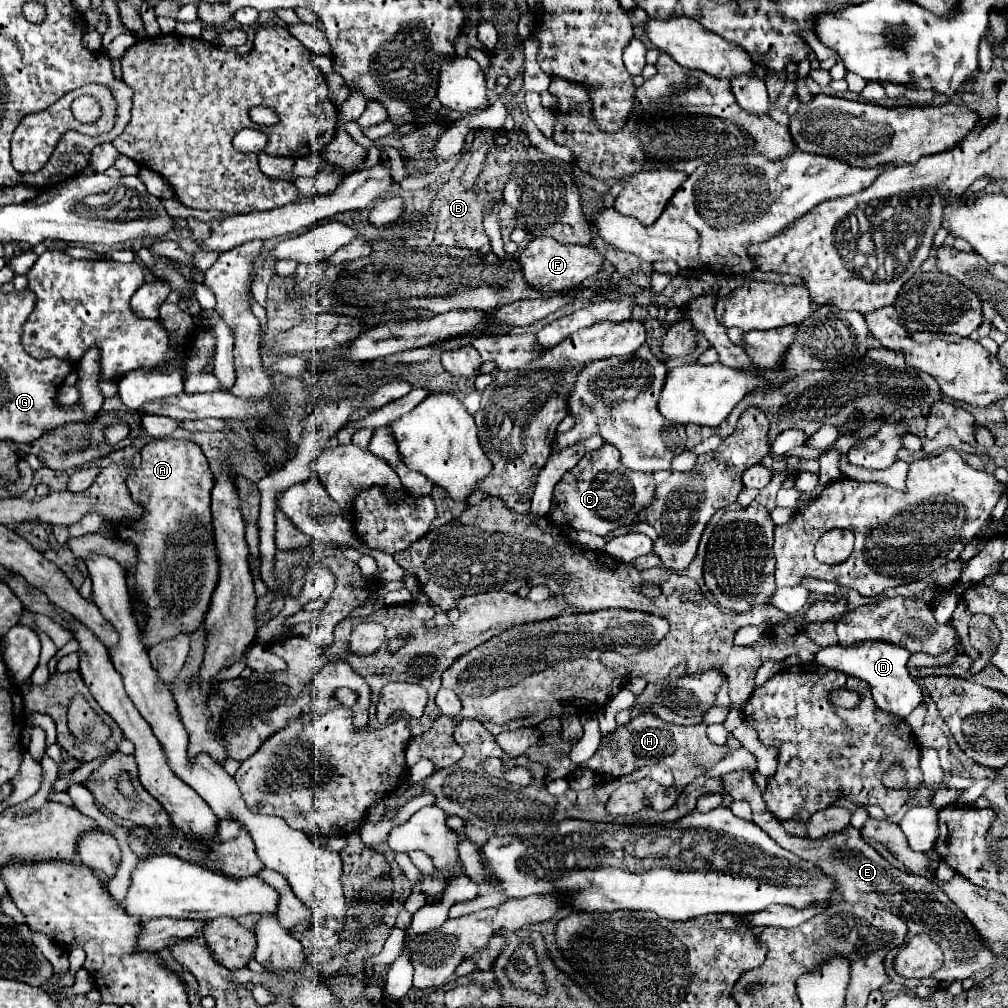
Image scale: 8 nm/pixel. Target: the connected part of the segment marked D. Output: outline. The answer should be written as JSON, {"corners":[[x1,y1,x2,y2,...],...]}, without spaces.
{"corners":[[868,641,868,643,860,643,856,647,840,647,839,644,828,646,822,649,816,655,816,663,828,667,828,669,836,669,836,671,844,671,852,677,864,679,870,689,872,689,872,697,874,697,874,705,878,711,888,711,900,719,906,719,920,703,922,703,922,687,918,685,918,681,914,681,908,673,908,663,910,659,910,651,900,647,900,645,892,645,892,643,880,643,880,641]]}

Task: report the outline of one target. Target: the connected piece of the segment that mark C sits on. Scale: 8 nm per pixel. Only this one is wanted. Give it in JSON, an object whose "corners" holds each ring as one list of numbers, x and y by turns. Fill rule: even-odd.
{"corners":[[604,443,598,451,584,455,582,461,574,469,570,469,554,487,554,499,548,519,556,525,572,527,576,531,590,531,604,537,618,527,632,525,638,511,652,503,654,489,656,481,652,475,628,471,628,467,620,463,620,453,616,451,616,447]]}

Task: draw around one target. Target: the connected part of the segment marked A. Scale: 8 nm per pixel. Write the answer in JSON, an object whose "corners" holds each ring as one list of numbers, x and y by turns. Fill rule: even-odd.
{"corners":[[152,439,140,449,140,455,140,469,126,479,126,485,132,499,146,511,140,521,118,523,116,533,138,549,136,573,128,581,136,585,140,601,148,605,142,641,152,647,180,631,192,633,208,611,218,579,210,517,214,477,204,453,190,439]]}

